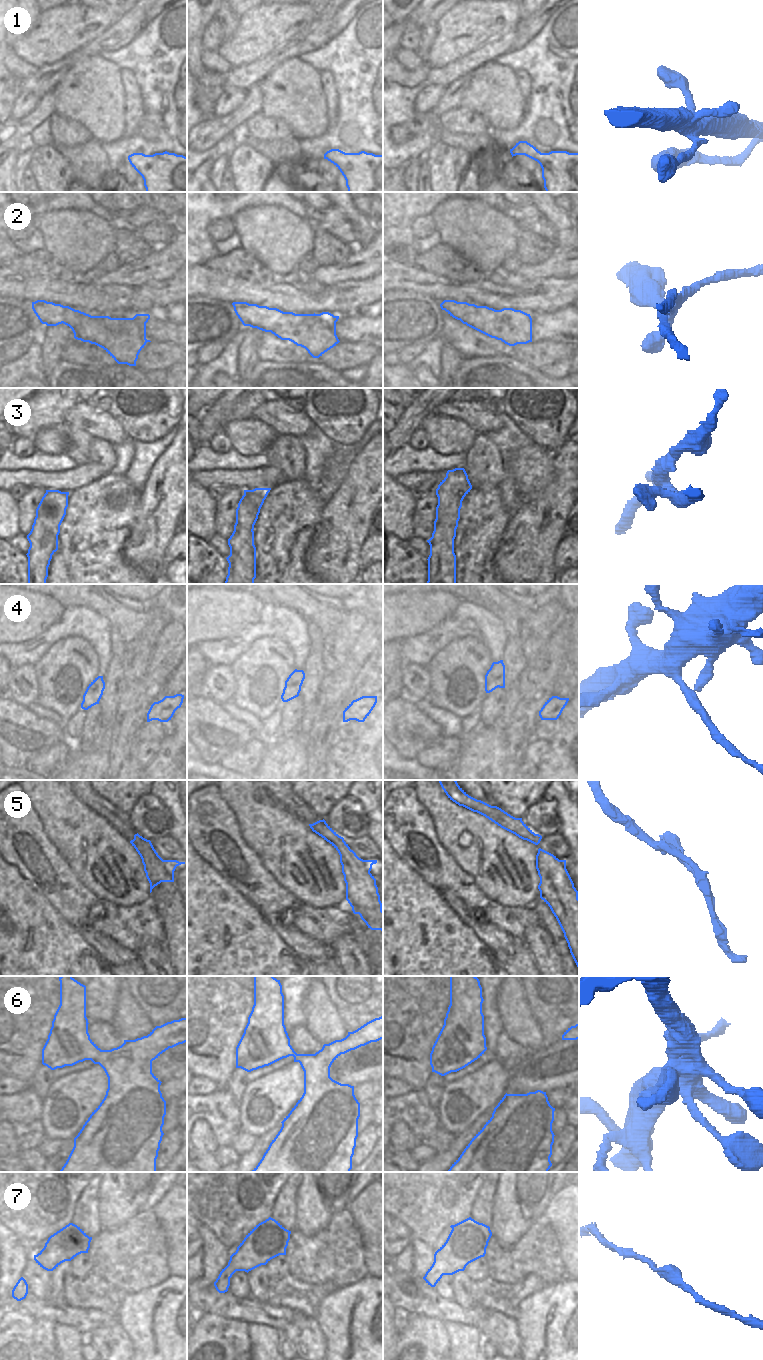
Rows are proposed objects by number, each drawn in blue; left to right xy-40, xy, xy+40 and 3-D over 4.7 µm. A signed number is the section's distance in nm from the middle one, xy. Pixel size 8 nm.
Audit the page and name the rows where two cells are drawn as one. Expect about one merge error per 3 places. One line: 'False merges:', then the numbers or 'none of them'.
False merges: 2, 3, 4

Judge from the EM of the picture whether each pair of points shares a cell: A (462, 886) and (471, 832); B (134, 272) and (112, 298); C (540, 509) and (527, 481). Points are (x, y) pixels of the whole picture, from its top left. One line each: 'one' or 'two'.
A: two
B: two
C: two

